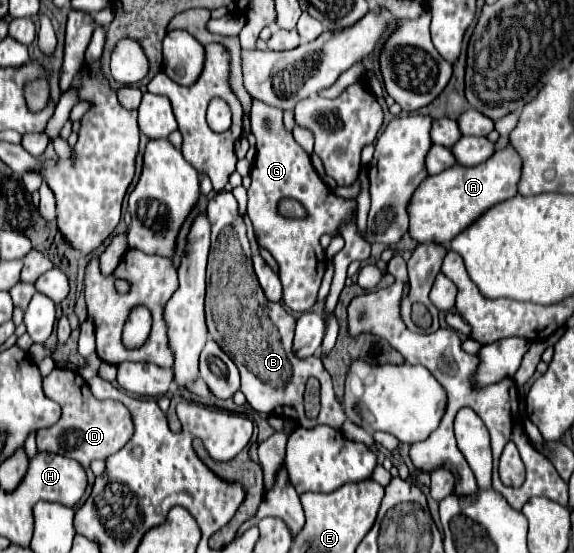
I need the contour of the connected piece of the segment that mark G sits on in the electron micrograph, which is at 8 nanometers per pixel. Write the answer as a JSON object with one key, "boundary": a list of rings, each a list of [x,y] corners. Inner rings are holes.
{"boundary":[[[254,101],[250,121],[258,153],[250,171],[252,185],[248,187],[248,217],[254,225],[258,245],[268,249],[282,269],[282,303],[296,313],[304,313],[310,311],[310,307],[316,303],[326,269],[326,255],[318,239],[324,233],[338,235],[336,225],[340,225],[340,219],[348,219],[348,211],[354,211],[356,201],[336,197],[324,185],[324,181],[314,171],[306,151],[302,151],[302,147],[292,139],[292,133],[284,129],[280,109]],[[280,199],[298,199],[308,215],[302,219],[280,215]]]}

